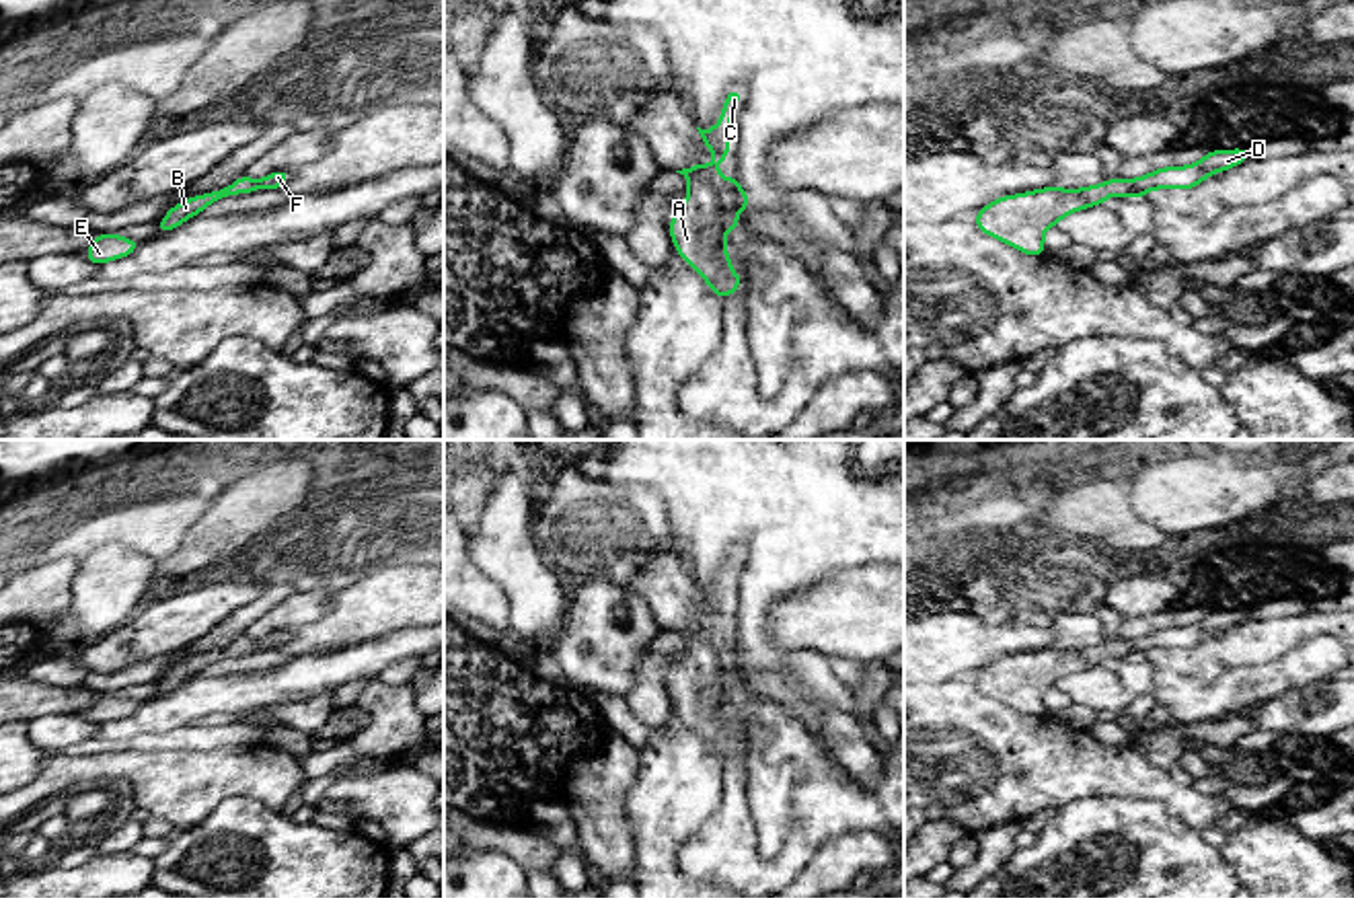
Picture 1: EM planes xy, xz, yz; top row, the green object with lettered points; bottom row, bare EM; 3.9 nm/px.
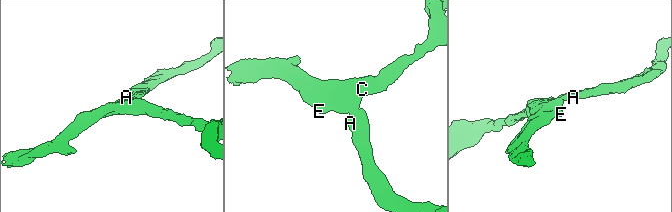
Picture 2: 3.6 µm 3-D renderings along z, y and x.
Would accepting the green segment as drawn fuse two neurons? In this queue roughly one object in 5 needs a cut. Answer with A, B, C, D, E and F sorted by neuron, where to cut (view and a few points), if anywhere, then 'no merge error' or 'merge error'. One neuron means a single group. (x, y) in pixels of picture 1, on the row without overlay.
A B C D E F; no cut; no merge error

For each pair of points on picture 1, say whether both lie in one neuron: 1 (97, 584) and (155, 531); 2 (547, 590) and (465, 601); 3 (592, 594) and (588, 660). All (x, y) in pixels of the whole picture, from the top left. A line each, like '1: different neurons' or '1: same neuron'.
1: different neurons
2: different neurons
3: same neuron

